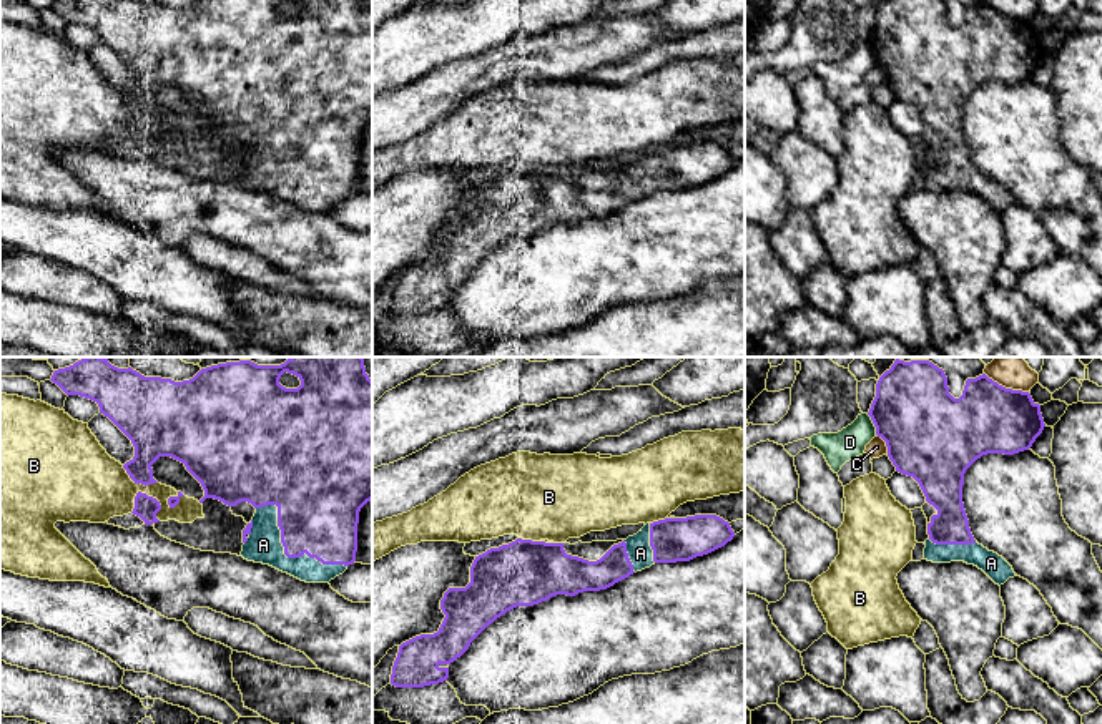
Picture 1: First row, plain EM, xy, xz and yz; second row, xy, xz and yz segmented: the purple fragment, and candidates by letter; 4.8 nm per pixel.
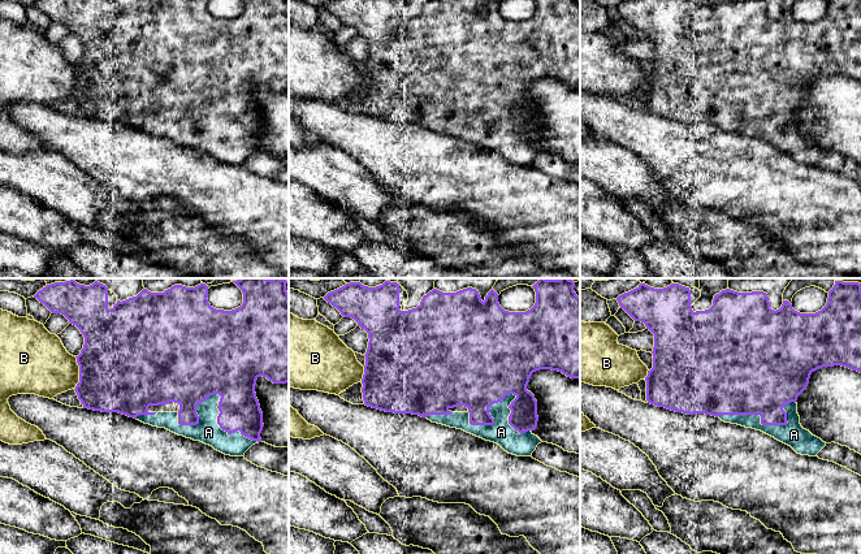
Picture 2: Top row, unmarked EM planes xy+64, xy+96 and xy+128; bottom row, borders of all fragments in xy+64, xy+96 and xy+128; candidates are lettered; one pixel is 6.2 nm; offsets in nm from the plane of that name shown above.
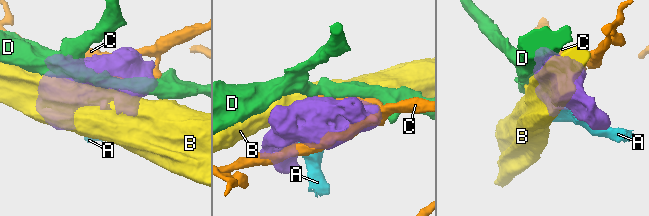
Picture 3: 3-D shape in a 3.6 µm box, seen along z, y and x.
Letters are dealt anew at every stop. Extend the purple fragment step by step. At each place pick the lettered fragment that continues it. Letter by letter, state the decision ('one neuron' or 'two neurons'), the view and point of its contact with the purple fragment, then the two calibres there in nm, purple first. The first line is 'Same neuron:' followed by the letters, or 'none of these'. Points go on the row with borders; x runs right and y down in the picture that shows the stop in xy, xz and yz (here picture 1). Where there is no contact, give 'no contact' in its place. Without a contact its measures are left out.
Same neuron: A
A: one neuron; contact xy (285, 552); calibres 400 and 160 nm
B: two neurons; contact xy (158, 502); calibres 110 and 240 nm
C: two neurons; contact yz (1004, 387); calibres 340 and 170 nm
D: two neurons; contact yz (873, 422); calibres 400 and 150 nm

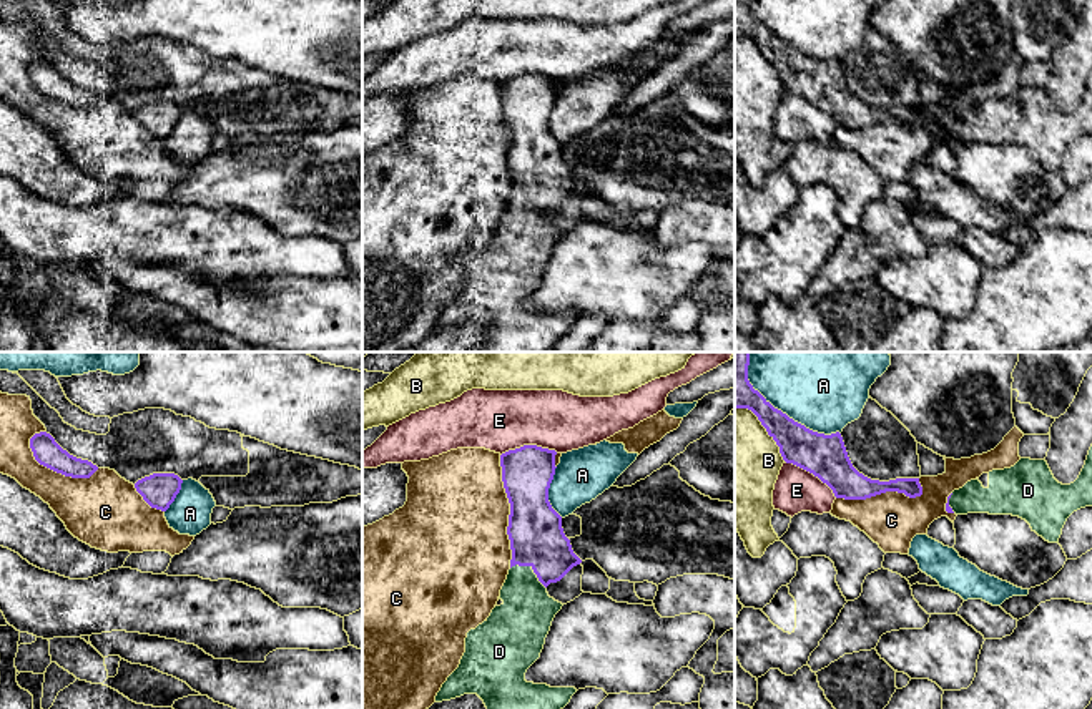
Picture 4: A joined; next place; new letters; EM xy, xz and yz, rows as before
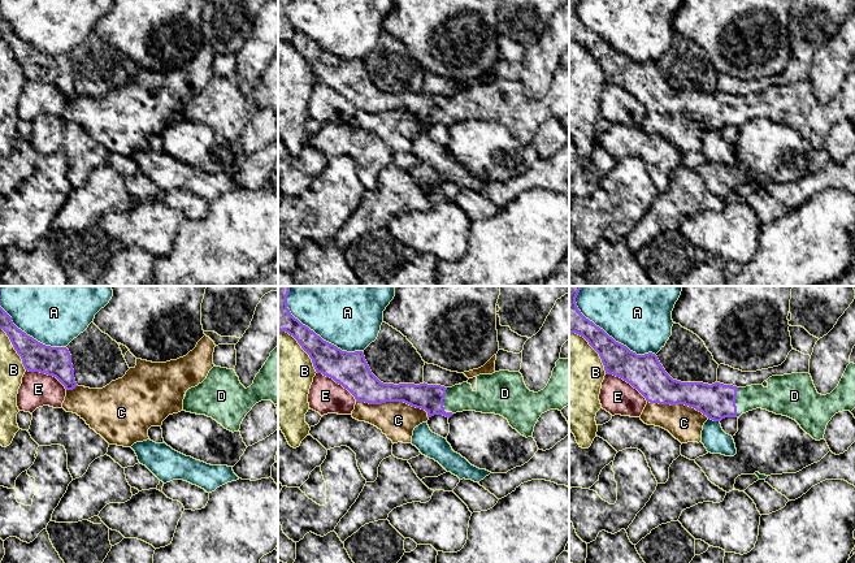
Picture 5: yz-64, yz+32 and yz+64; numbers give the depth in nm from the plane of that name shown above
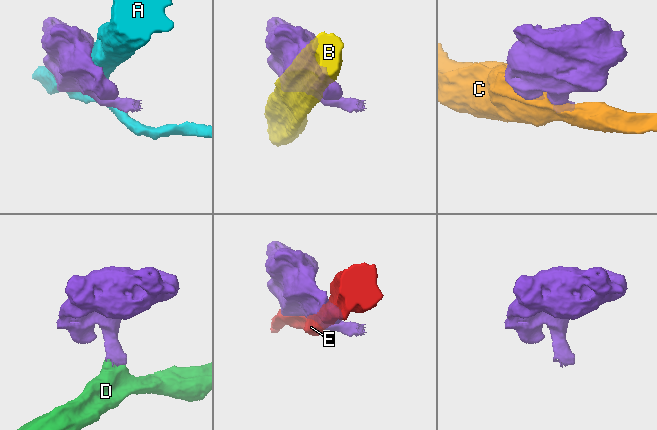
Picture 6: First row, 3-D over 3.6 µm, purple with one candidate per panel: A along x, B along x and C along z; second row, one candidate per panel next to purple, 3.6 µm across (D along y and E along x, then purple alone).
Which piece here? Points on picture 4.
Same neuron: D
A: two neurons; contact yz (780, 410); calibres 190 and 500 nm
B: two neurons; contact yz (765, 427); calibres 190 and 420 nm
C: two neurons; contact xz (511, 512); calibres 260 and 480 nm
D: one neuron; contact xz (532, 568); calibres 260 and 260 nm
E: two neurons; contact xz (529, 445); calibres 260 and 300 nm

